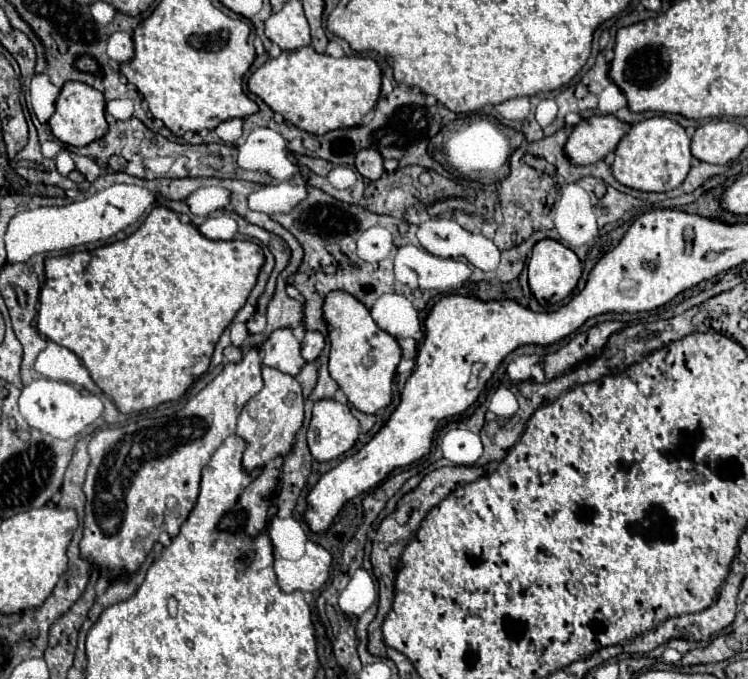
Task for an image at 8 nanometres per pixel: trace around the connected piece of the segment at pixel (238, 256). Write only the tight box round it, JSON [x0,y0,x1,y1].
[37,207,263,413]

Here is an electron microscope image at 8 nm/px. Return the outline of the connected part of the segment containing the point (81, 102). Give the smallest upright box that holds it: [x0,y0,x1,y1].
[49,81,109,147]

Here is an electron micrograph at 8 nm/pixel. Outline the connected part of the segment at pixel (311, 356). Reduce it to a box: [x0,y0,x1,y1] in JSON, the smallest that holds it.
[301,331,325,363]

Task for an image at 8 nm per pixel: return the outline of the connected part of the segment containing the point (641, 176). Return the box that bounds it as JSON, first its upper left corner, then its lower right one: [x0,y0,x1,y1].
[611,117,693,191]

